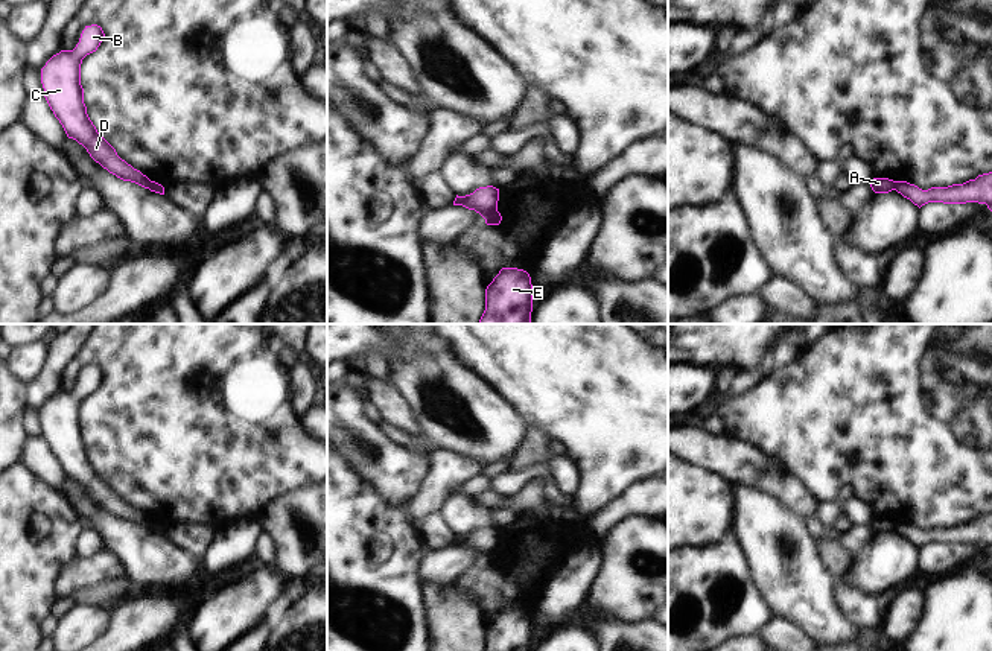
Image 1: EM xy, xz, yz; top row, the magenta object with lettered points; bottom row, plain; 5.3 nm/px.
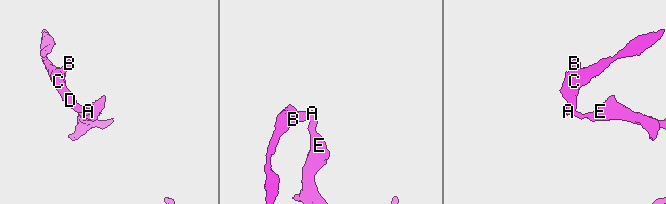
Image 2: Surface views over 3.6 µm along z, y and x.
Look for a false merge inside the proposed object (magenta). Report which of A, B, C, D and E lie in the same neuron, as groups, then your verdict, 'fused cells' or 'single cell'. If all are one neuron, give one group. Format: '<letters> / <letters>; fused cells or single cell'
A B C D / E; fused cells

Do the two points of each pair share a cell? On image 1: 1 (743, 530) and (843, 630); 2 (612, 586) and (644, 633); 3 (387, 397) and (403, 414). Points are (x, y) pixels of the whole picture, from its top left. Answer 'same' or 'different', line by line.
1: same
2: different
3: same

